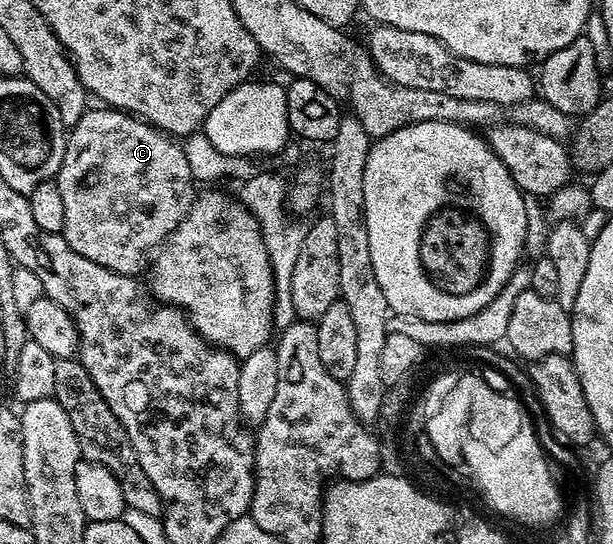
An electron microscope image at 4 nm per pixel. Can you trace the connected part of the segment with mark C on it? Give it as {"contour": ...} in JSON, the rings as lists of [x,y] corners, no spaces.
{"contour":[[[108,107],[97,108],[101,109],[86,108],[85,114],[68,130],[65,138],[63,163],[55,178],[59,187],[59,195],[63,195],[63,212],[65,215],[65,232],[63,235],[71,247],[71,251],[79,251],[79,255],[83,255],[83,259],[91,259],[91,263],[99,263],[99,267],[107,267],[119,275],[131,277],[140,274],[141,268],[143,268],[142,270],[146,268],[154,250],[164,242],[165,238],[173,234],[177,224],[189,213],[195,196],[195,188],[193,189],[195,180],[192,177],[190,167],[188,167],[187,155],[184,154],[182,146],[170,134],[161,132],[148,121],[144,121],[132,113]]]}

